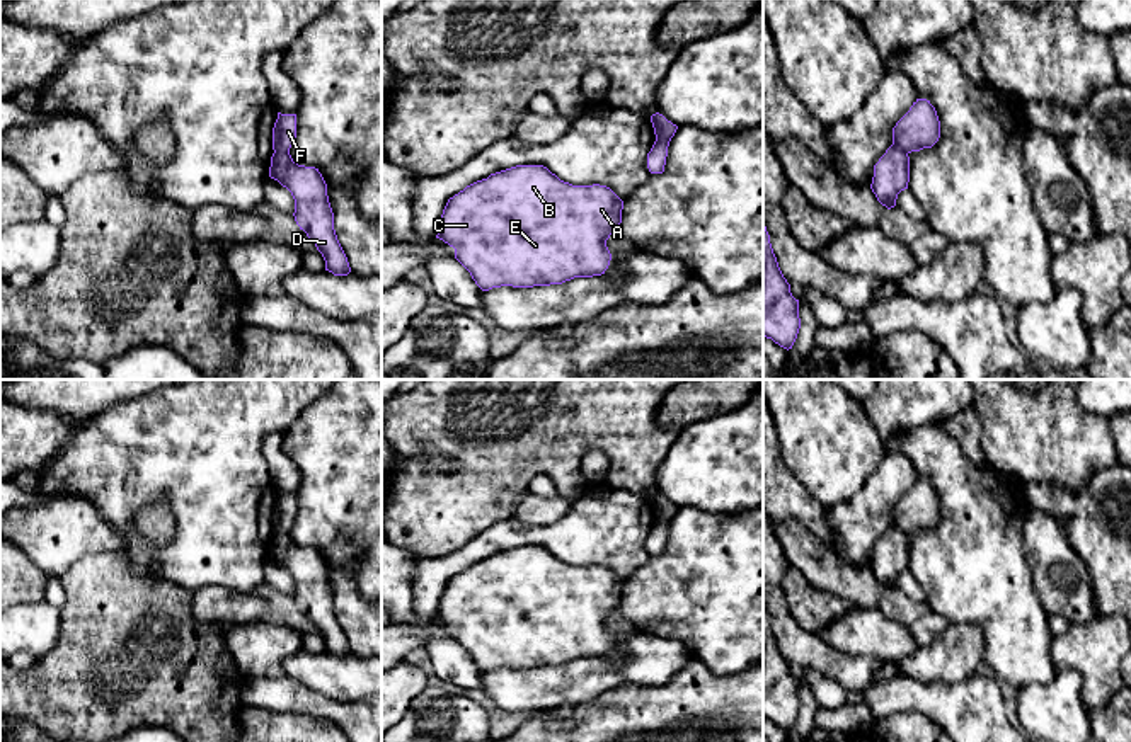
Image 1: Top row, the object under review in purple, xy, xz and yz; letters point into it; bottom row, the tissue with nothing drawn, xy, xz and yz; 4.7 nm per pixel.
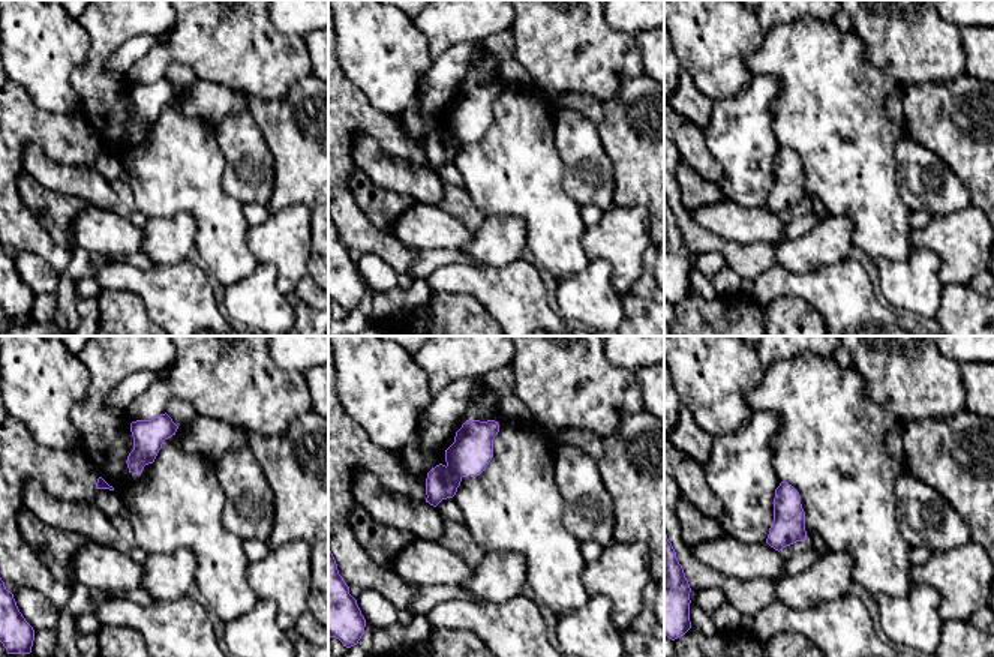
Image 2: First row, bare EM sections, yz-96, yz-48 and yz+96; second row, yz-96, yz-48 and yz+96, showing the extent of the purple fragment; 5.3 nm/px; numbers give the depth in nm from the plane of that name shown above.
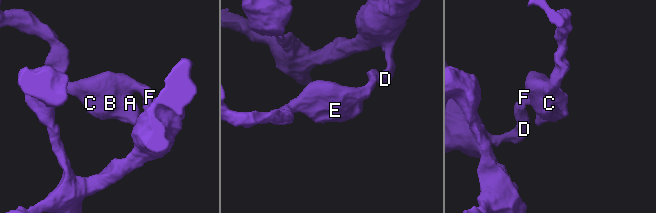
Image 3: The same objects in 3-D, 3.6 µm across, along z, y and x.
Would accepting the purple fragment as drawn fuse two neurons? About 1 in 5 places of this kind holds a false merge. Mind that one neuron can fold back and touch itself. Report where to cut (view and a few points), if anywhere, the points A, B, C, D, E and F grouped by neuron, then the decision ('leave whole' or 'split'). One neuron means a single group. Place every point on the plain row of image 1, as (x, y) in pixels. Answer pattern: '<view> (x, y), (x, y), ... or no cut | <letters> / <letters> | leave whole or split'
xy (275, 531), (288, 533) | A B C E F / D | split

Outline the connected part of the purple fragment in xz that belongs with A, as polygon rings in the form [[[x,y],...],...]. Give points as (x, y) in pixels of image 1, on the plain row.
[[[516,546],[467,567],[448,580],[436,619],[455,630],[455,640],[482,672],[562,665],[574,659],[601,657],[611,635],[606,621],[622,604],[623,582],[606,567],[572,567],[543,546]]]

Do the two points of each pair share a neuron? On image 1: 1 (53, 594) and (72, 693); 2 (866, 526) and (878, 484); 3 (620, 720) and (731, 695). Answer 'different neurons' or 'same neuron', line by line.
1: different neurons
2: same neuron
3: same neuron

